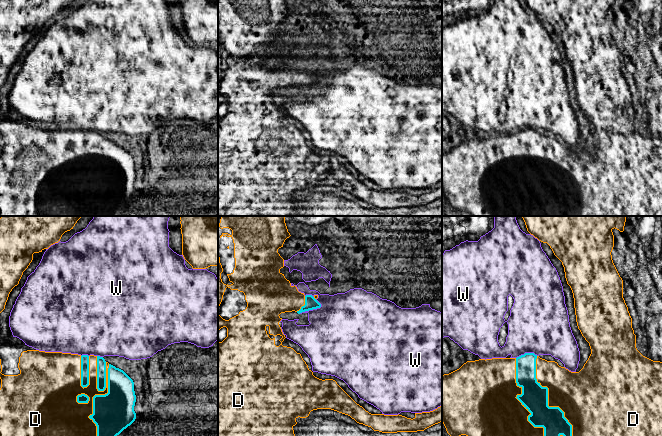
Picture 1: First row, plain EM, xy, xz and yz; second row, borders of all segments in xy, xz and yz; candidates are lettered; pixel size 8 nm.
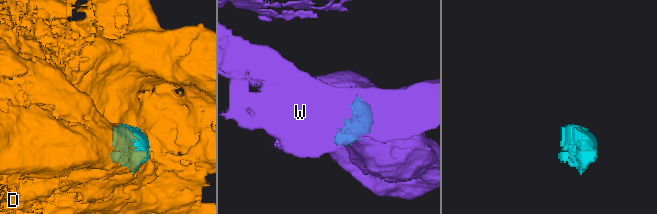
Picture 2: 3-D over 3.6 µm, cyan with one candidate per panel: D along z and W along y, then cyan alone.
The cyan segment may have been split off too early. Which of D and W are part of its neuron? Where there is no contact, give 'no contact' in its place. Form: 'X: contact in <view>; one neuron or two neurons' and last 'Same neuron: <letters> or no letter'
D: contact in yz; one neuron
W: contact in xz; two neurons
Same neuron: D

